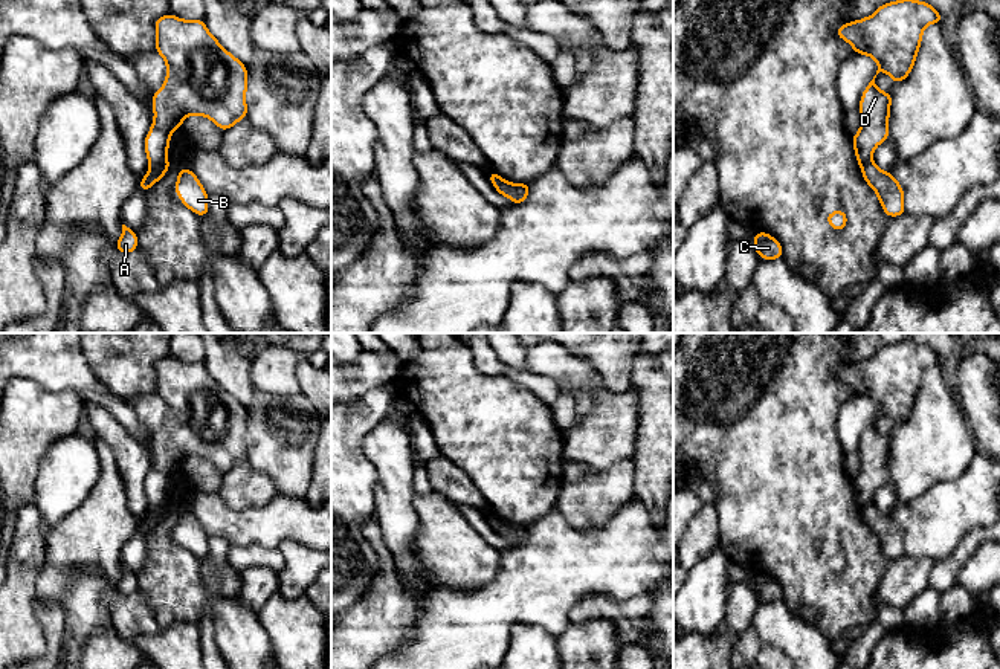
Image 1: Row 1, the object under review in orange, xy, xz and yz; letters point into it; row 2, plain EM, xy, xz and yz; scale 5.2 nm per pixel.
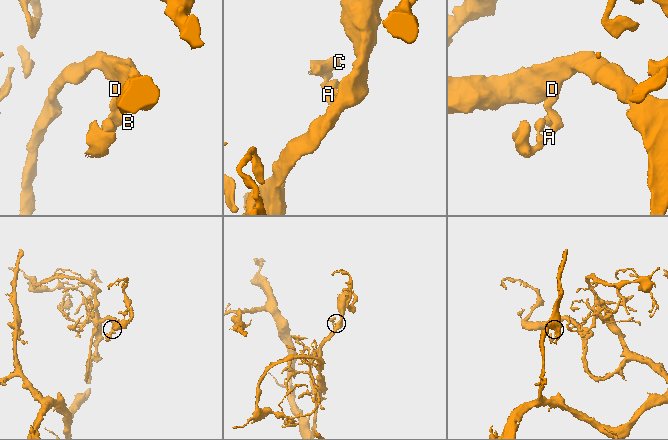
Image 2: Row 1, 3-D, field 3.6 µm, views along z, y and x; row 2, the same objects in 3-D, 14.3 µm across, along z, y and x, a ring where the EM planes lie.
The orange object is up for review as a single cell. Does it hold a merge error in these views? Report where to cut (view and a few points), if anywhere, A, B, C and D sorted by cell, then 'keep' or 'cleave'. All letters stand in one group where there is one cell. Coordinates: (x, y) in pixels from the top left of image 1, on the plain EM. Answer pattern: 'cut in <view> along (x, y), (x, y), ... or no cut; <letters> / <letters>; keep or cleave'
cut in xy along (167, 501), (150, 510); A B C / D; cleave

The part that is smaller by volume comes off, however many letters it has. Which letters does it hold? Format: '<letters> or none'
A, B, C

